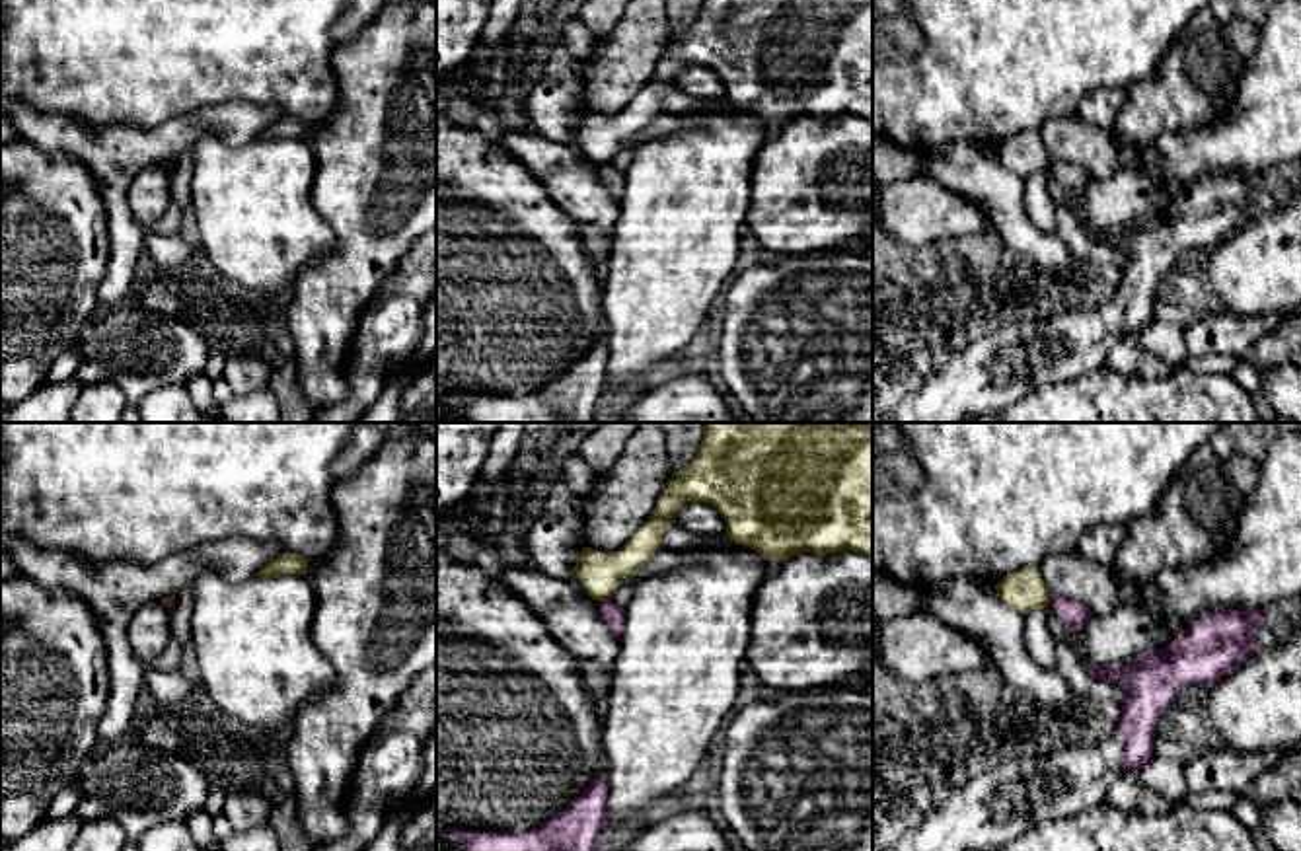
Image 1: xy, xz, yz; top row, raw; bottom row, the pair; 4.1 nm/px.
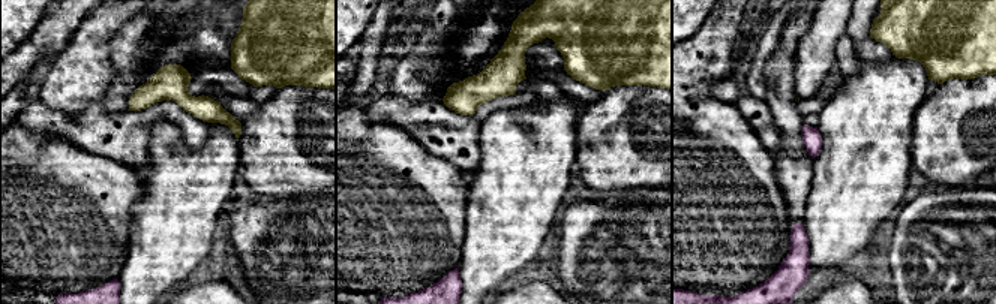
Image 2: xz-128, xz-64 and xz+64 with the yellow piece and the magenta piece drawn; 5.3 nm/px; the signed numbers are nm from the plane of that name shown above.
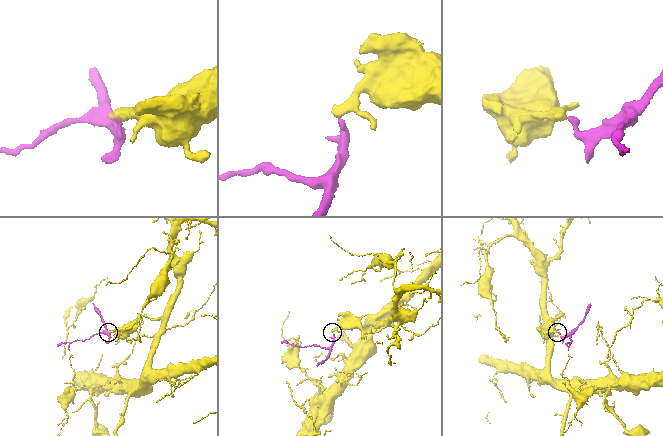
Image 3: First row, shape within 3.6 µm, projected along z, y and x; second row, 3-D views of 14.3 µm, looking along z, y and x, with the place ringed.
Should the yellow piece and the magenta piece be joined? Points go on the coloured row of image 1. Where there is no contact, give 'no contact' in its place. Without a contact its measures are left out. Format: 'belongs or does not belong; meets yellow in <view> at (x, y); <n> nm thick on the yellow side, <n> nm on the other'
does not belong; meets yellow in xz at (604, 600); 180 nm thick on the yellow side, 80 nm on the other

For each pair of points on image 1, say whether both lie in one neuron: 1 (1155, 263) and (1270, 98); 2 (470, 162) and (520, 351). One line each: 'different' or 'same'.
1: different
2: same

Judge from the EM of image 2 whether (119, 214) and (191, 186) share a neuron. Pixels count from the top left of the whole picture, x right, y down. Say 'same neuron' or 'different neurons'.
different neurons

